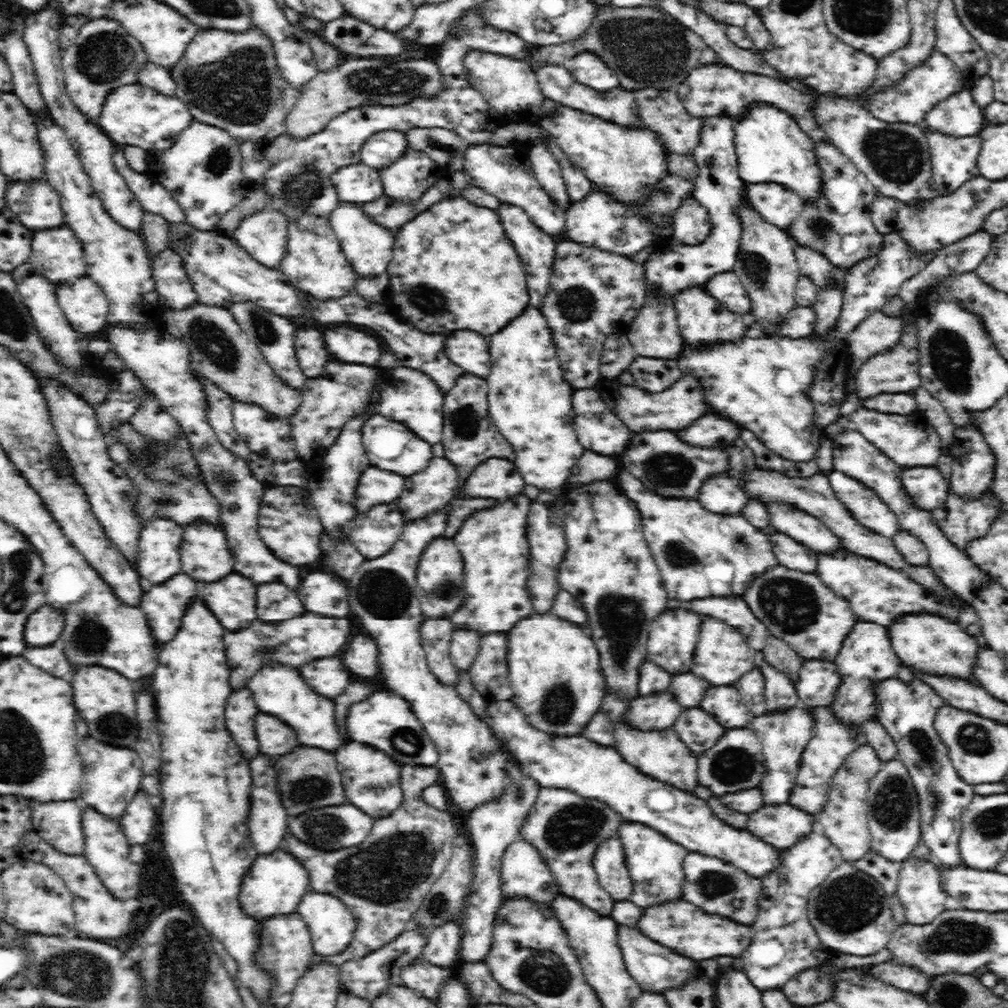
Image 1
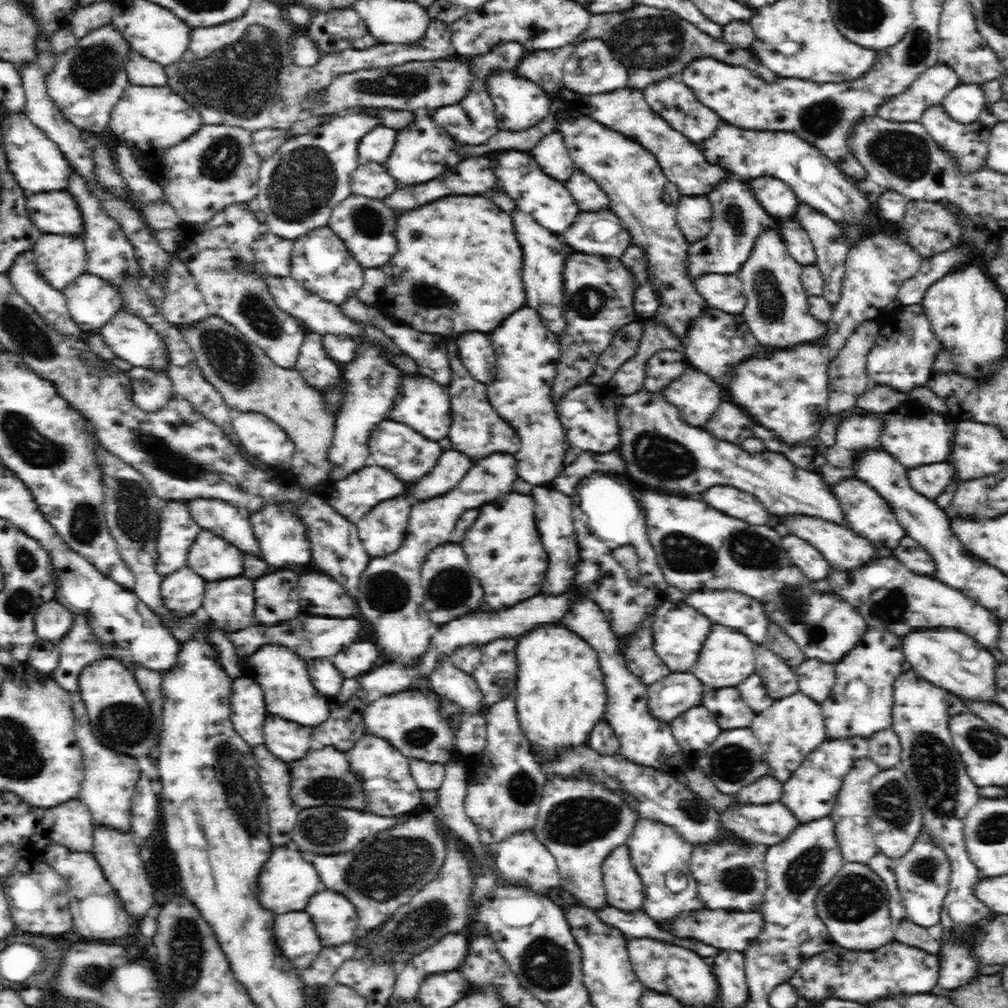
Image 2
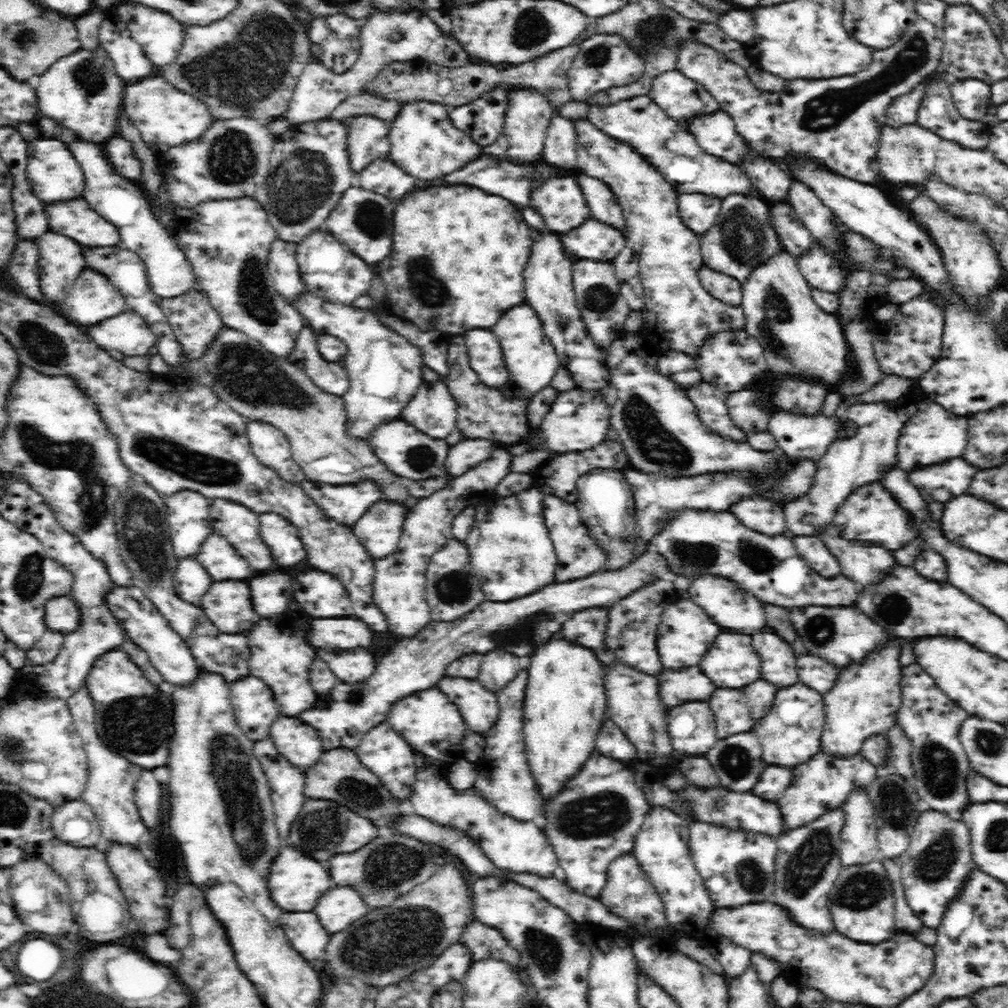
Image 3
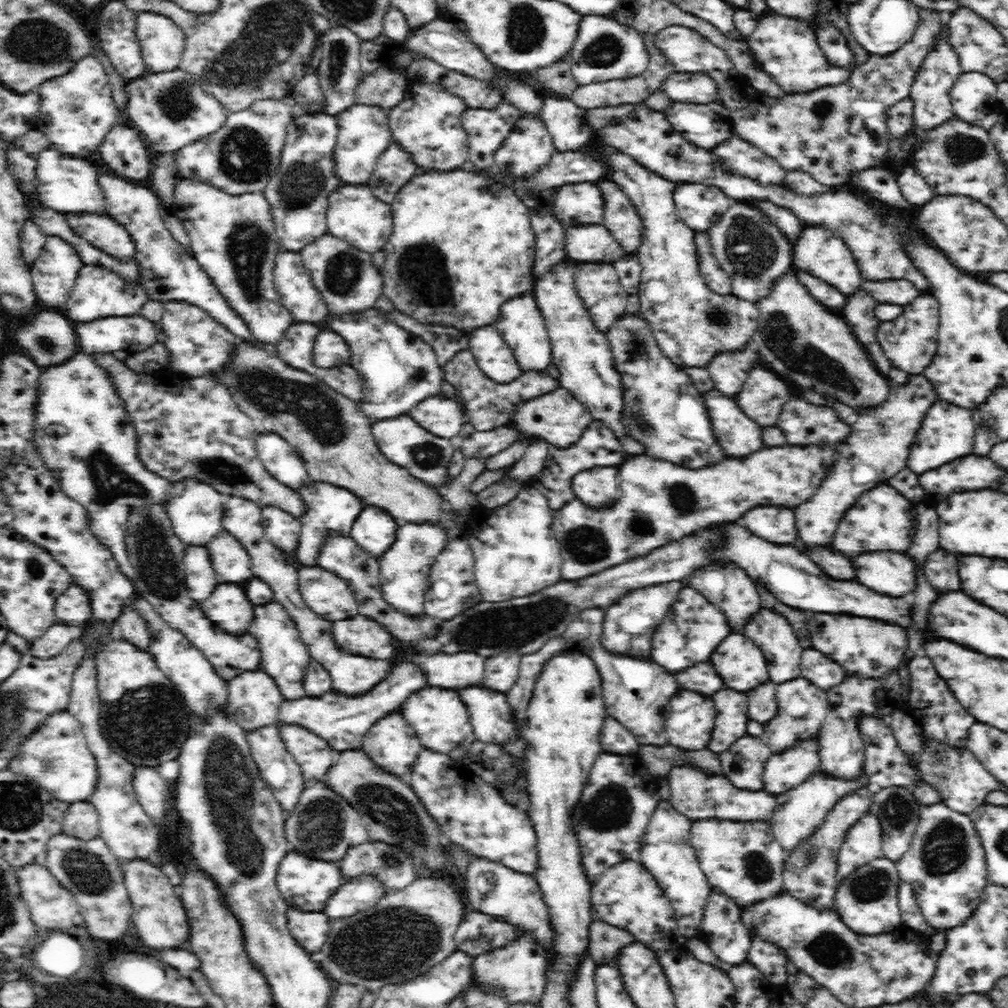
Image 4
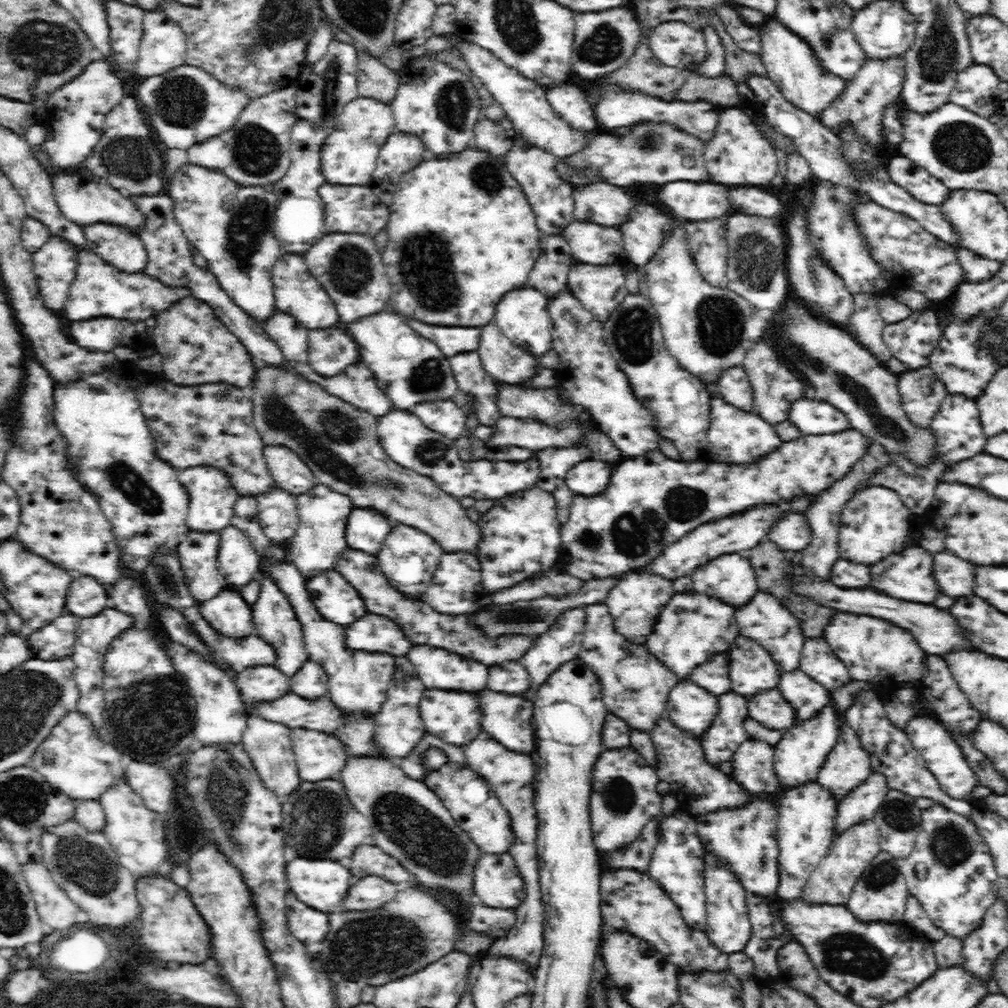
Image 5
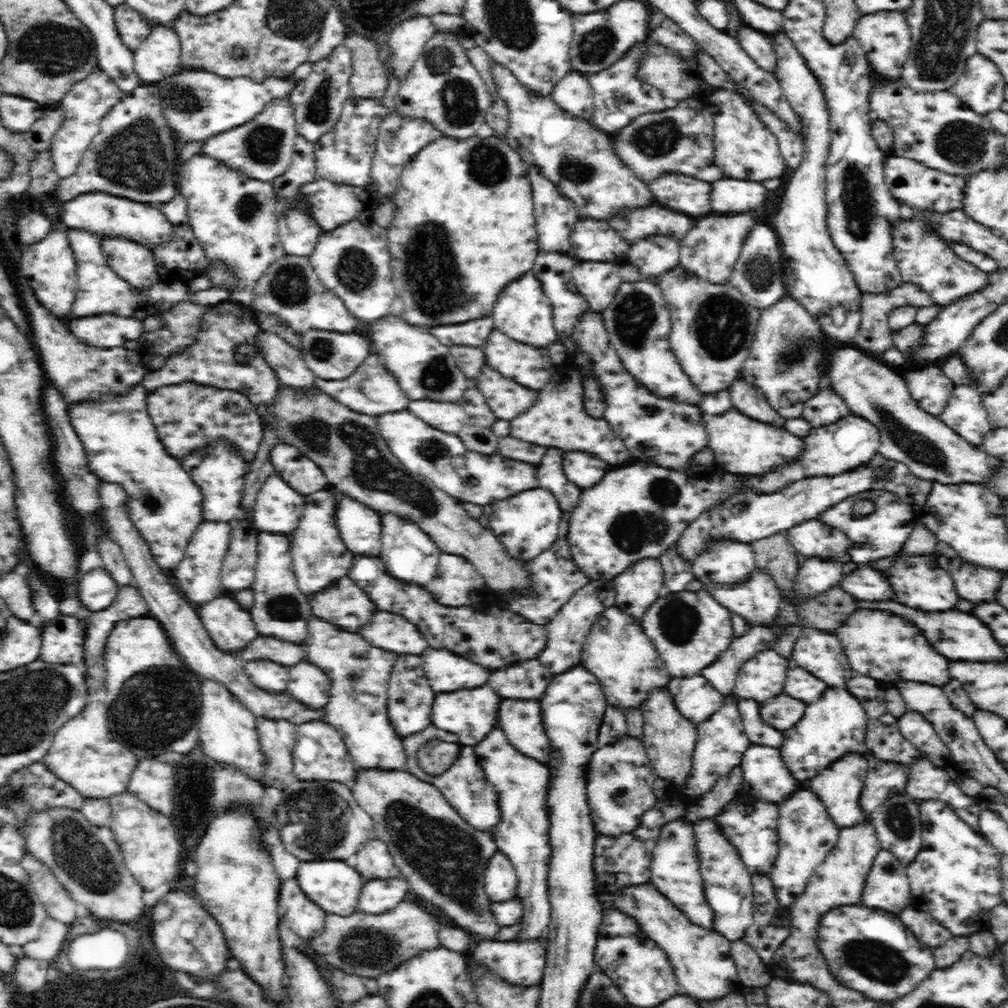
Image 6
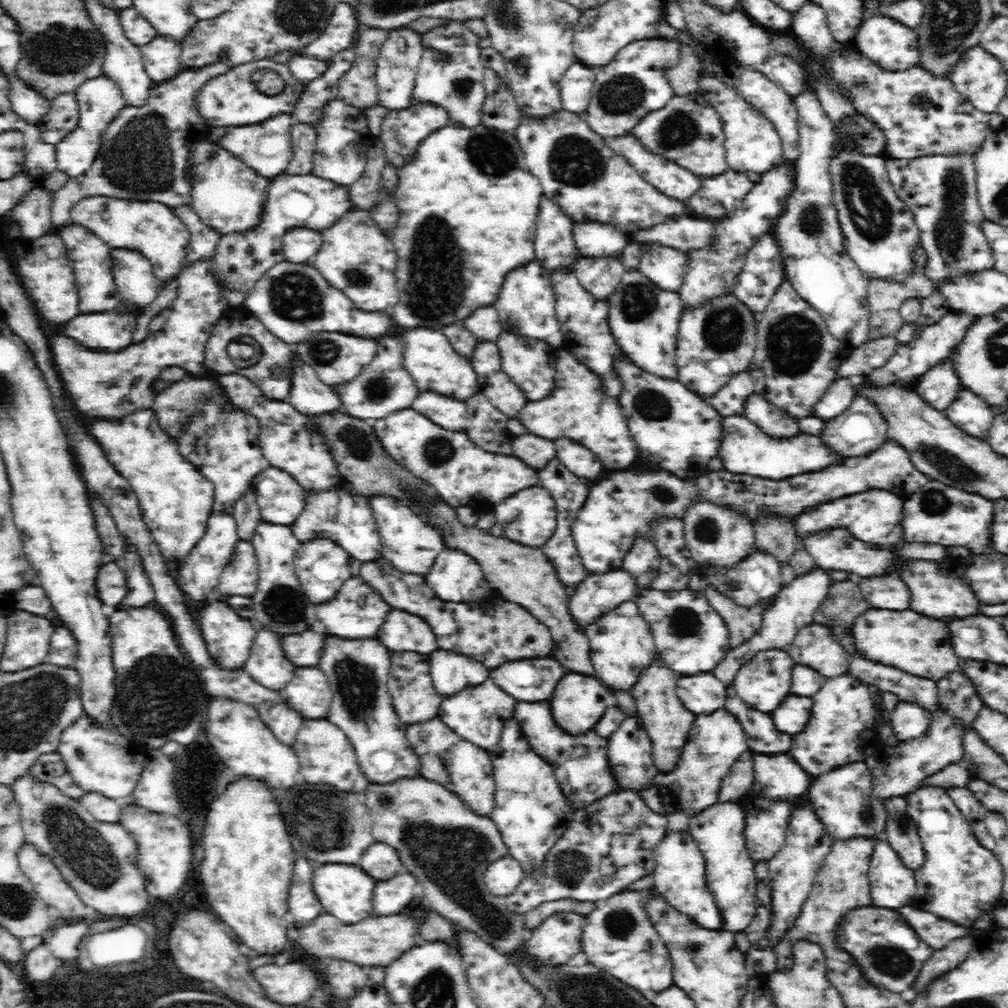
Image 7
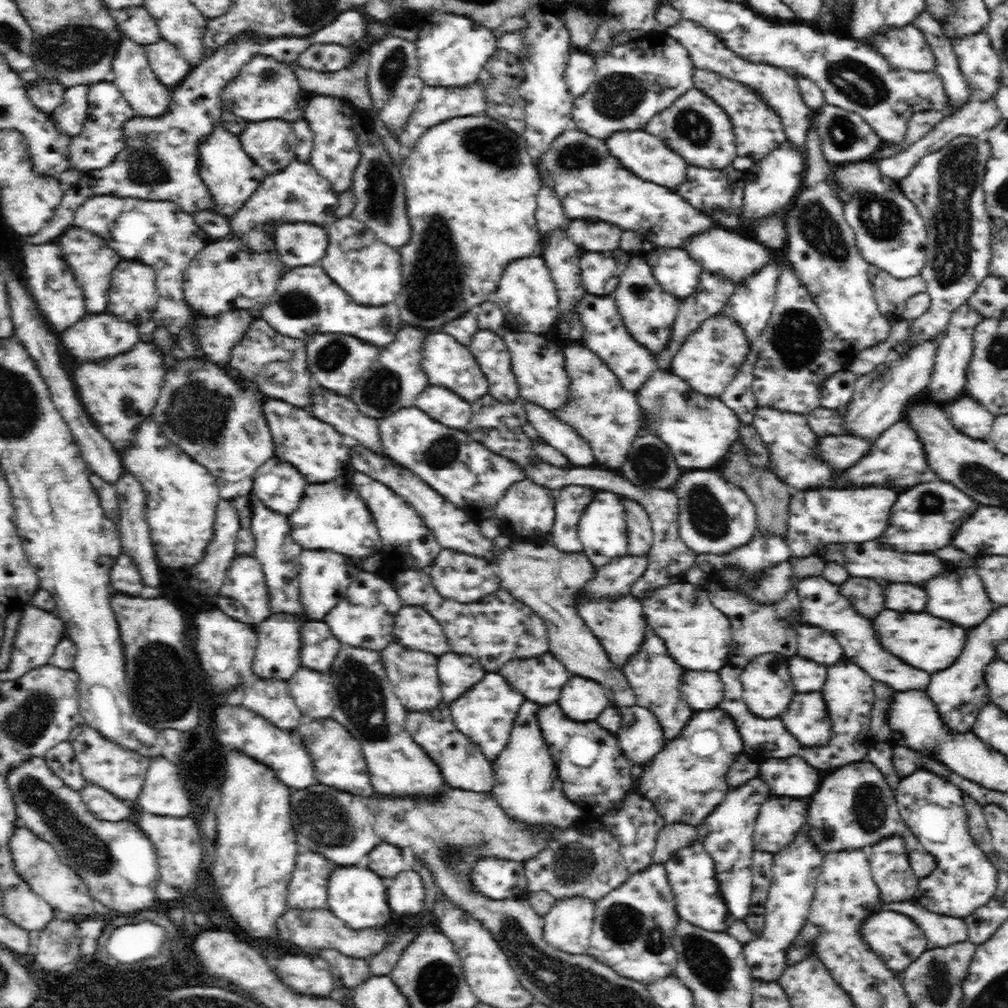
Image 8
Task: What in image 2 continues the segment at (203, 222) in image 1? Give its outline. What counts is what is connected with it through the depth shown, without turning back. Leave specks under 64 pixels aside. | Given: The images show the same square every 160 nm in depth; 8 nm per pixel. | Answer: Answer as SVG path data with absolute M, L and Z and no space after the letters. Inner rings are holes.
M203 124L193 135L151 160L147 168L151 180L162 187L183 227L205 223L228 205L254 201L261 160L254 151L252 134L240 127Z

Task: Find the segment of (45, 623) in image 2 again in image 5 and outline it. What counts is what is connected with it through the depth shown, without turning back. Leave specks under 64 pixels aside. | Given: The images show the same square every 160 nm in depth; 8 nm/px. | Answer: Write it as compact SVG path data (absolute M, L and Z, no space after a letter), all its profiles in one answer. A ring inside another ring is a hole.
M92 576L73 579L65 598L65 612L75 618L90 618L106 609L109 594Z

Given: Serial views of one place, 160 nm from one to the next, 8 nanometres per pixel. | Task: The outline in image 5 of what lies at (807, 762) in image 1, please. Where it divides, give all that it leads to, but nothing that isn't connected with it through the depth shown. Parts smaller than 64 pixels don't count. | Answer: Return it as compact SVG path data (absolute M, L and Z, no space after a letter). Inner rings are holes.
M816 780L804 786L786 790L782 800L777 800L778 818L776 826L779 846L779 885L777 895L784 900L801 898L810 874L827 855L833 844L834 824L836 824L838 801L830 790Z

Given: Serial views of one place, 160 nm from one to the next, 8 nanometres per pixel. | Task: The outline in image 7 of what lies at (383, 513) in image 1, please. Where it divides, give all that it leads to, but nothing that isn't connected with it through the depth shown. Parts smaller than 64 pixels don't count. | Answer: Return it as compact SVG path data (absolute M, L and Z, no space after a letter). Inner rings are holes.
M342 488L308 492L306 506L291 524L293 534L302 543L319 539L330 540L343 548L348 555L364 562L378 560L382 550L374 516L366 504L367 496L354 496Z

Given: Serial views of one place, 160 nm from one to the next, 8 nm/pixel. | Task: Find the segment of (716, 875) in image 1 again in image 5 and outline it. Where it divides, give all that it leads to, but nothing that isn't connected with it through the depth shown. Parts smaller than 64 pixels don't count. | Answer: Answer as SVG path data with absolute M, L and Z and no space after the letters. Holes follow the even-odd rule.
M750 802L744 808L726 809L712 811L696 816L697 833L700 837L704 851L714 855L718 864L725 864L726 869L735 874L735 878L740 881L746 894L752 893L756 896L769 897L777 894L779 885L779 846L777 845L776 826L778 810L772 802Z

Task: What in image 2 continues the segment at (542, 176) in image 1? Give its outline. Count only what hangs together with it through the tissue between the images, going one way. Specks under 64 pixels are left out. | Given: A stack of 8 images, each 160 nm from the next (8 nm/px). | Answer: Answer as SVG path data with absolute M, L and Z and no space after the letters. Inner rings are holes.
M558 130L542 137L542 140L538 141L530 153L546 175L561 181L562 184L570 178L570 174L575 170L574 161L566 149L562 132Z

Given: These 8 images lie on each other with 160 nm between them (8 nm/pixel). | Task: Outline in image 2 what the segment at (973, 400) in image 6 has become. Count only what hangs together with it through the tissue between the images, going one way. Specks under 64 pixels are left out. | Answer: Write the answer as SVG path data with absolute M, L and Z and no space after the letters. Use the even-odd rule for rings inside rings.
M896 412L886 413L888 416L882 418L884 432L880 434L880 447L887 453L900 460L907 469L921 467L922 465L934 464L948 460L948 454L954 446L954 426L956 422L946 420L946 416L932 414L932 420L926 418L914 418L908 416L896 416Z

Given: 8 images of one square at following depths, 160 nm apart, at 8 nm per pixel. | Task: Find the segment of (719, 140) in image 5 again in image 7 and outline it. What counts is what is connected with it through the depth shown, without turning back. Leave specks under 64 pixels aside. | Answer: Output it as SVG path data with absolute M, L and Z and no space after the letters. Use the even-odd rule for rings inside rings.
M704 74L698 79L697 90L718 111L718 115L722 119L726 135L724 144L726 161L728 161L730 169L753 171L760 174L777 165L777 162L783 158L782 141L774 123L768 120L760 109L746 101L737 89L708 74Z

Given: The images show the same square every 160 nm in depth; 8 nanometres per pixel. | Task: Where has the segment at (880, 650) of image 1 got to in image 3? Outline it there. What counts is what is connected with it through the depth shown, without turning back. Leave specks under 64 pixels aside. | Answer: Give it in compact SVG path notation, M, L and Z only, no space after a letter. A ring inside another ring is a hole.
M894 638L894 644L890 648L882 648L882 652L874 652L874 658L870 660L869 655L858 664L850 664L840 667L840 676L836 679L834 686L822 695L825 706L825 727L822 732L822 752L827 755L837 755L843 758L854 756L861 751L864 742L870 736L880 736L888 733L888 730L897 724L897 714L901 704L901 670L903 668L898 662L900 658L902 640Z

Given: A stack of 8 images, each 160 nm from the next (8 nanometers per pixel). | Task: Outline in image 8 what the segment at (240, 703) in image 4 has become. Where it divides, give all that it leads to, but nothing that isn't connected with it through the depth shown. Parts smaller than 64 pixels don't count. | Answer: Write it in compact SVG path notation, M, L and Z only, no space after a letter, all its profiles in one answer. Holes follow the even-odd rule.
M279 612L274 613L268 620L258 624L256 634L258 634L258 646L252 664L255 676L259 678L290 678L300 667L302 659L302 626L306 620L302 621L300 613Z

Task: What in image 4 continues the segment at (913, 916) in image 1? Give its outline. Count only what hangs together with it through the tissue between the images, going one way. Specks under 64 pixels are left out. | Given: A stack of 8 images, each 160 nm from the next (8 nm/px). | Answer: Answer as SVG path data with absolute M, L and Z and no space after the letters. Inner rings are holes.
M938 803L922 806L916 838L920 838L920 844L910 845L910 852L894 861L894 867L900 879L912 885L916 902L931 927L958 927L972 916L980 904L982 888L990 883L980 837L969 815Z

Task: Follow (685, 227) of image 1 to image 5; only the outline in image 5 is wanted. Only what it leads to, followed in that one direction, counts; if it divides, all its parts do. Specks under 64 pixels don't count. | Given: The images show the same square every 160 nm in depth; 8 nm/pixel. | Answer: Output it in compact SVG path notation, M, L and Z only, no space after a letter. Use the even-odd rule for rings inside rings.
M668 182L659 188L659 200L676 219L722 219L733 212L726 186L708 182Z

